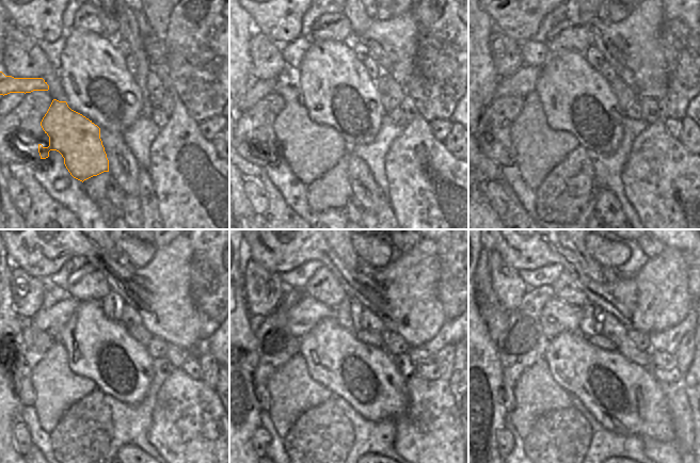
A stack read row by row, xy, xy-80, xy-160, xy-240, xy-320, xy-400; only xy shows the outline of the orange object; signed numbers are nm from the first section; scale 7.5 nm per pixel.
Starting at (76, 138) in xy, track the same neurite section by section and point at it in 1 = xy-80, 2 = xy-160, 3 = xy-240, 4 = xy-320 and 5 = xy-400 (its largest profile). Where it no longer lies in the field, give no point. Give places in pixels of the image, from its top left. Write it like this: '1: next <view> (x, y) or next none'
1: next xy-80 (311, 149)
2: next xy-160 (539, 148)
3: next xy-240 (56, 387)
4: next xy-320 (292, 390)
5: next xy-400 (536, 393)

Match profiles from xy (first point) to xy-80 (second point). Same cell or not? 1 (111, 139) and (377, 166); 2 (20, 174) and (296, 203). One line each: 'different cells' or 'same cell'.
1: different cells
2: different cells

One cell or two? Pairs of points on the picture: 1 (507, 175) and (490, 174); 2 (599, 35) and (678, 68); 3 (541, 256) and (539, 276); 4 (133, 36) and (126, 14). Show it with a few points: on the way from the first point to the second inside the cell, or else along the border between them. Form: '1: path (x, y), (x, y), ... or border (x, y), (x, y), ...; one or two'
1: border (498, 168), (502, 178), (516, 195); two
2: border (659, 38), (668, 88); two
3: border (563, 267), (559, 264), (550, 264), (519, 270); two
4: path (129, 31), (127, 19); one

